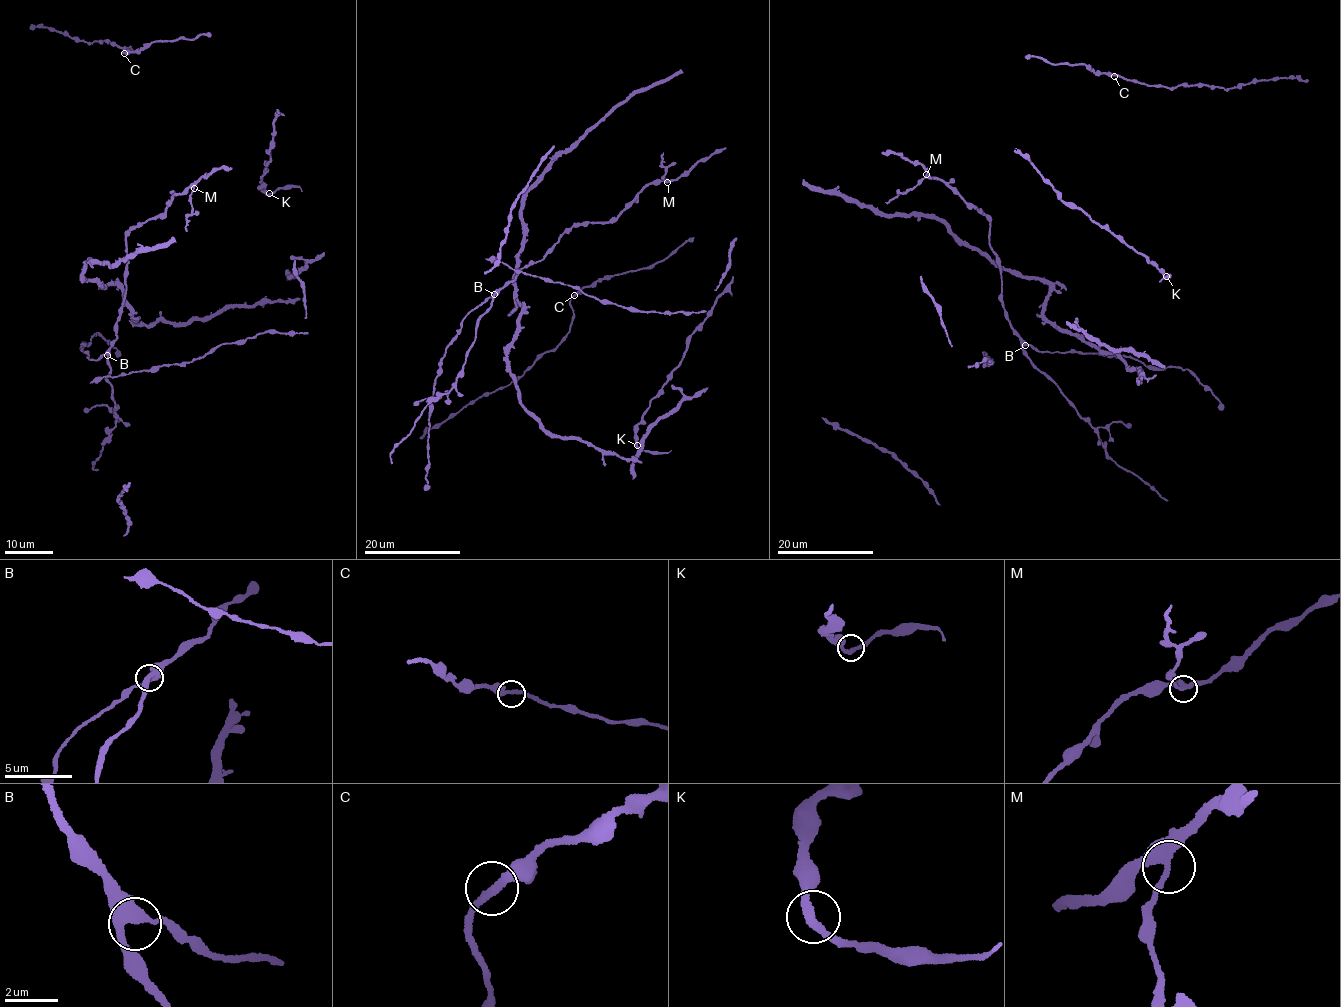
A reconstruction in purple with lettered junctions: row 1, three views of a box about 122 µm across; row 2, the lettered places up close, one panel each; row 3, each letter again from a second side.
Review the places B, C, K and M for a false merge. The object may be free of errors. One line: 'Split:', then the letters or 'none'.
Split: M

